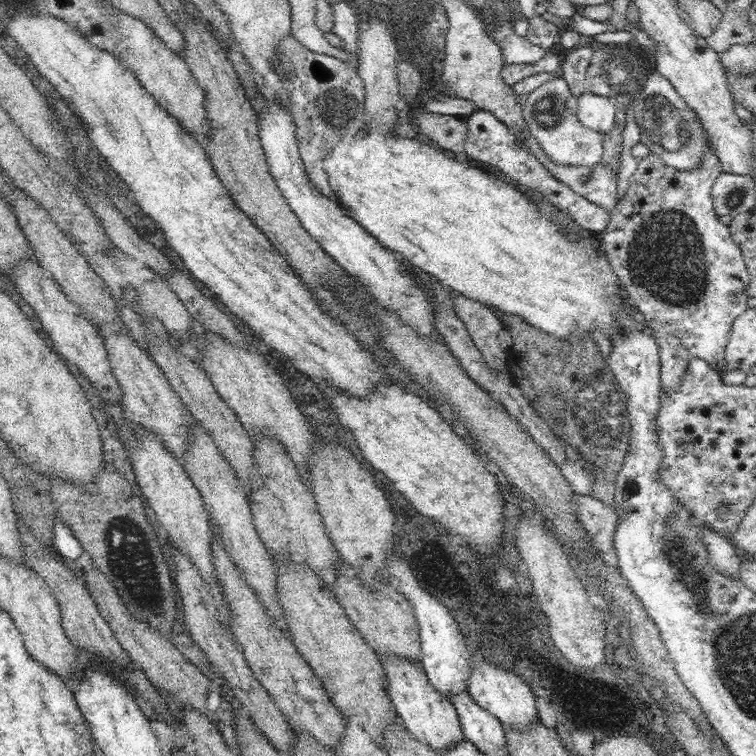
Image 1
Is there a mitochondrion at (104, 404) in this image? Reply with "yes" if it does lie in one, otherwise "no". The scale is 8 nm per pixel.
no

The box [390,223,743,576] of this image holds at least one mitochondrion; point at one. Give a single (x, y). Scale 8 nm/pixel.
(596, 422)

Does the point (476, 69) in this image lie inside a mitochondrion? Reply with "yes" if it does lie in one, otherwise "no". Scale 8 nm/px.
no

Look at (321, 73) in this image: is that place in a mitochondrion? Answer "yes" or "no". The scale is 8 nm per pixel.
yes

